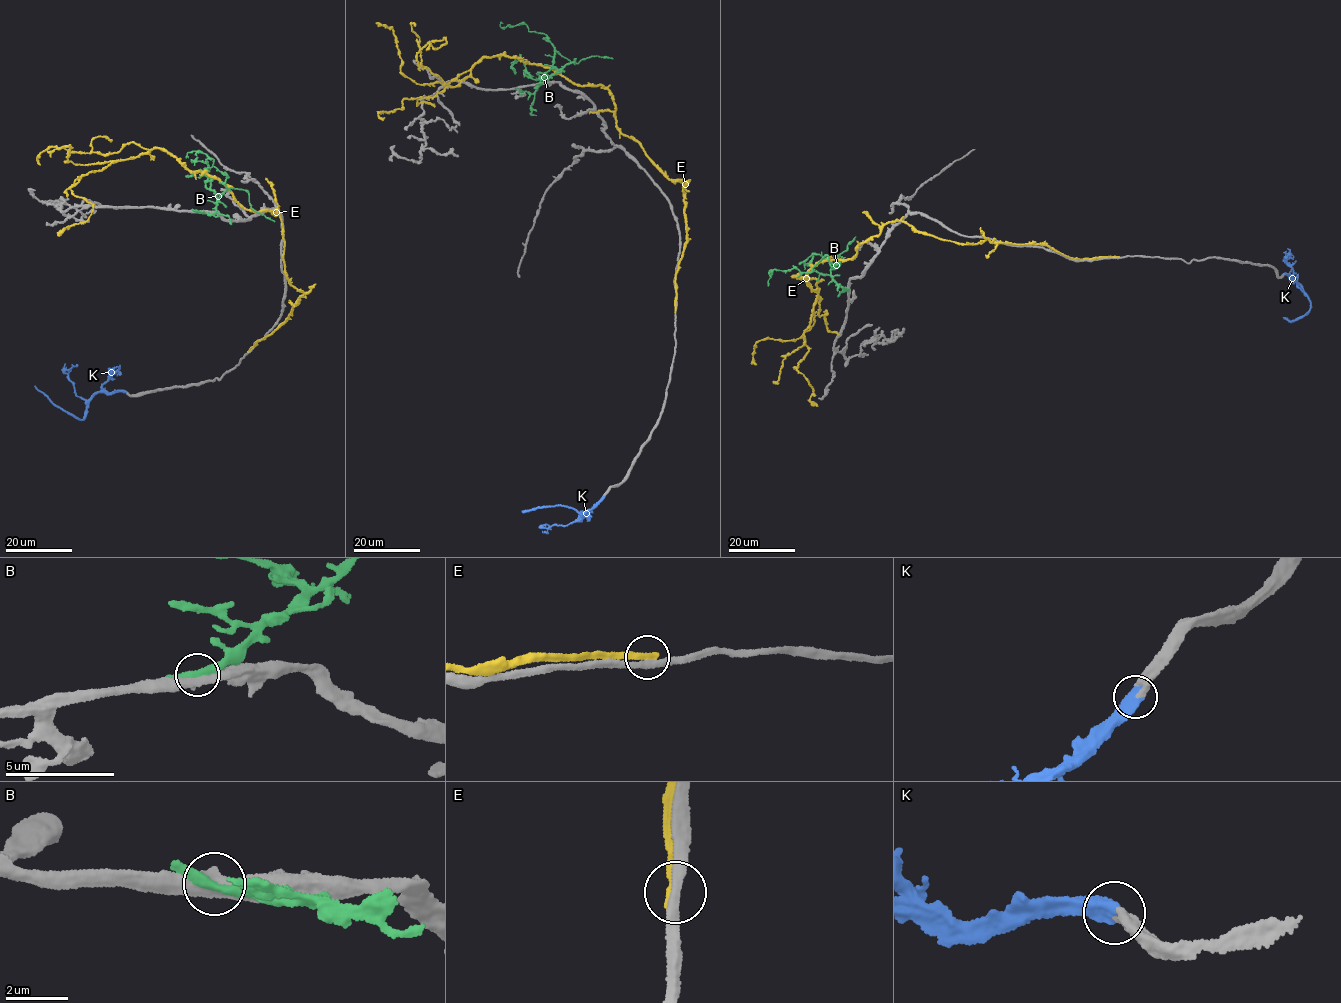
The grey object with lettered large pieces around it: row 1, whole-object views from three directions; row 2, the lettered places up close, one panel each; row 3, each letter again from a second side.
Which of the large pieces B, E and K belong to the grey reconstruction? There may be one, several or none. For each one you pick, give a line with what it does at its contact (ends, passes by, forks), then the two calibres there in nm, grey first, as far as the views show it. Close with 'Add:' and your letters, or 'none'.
K: It ends there. Thickness 380 nm (grey) against 550 nm
Add: K

